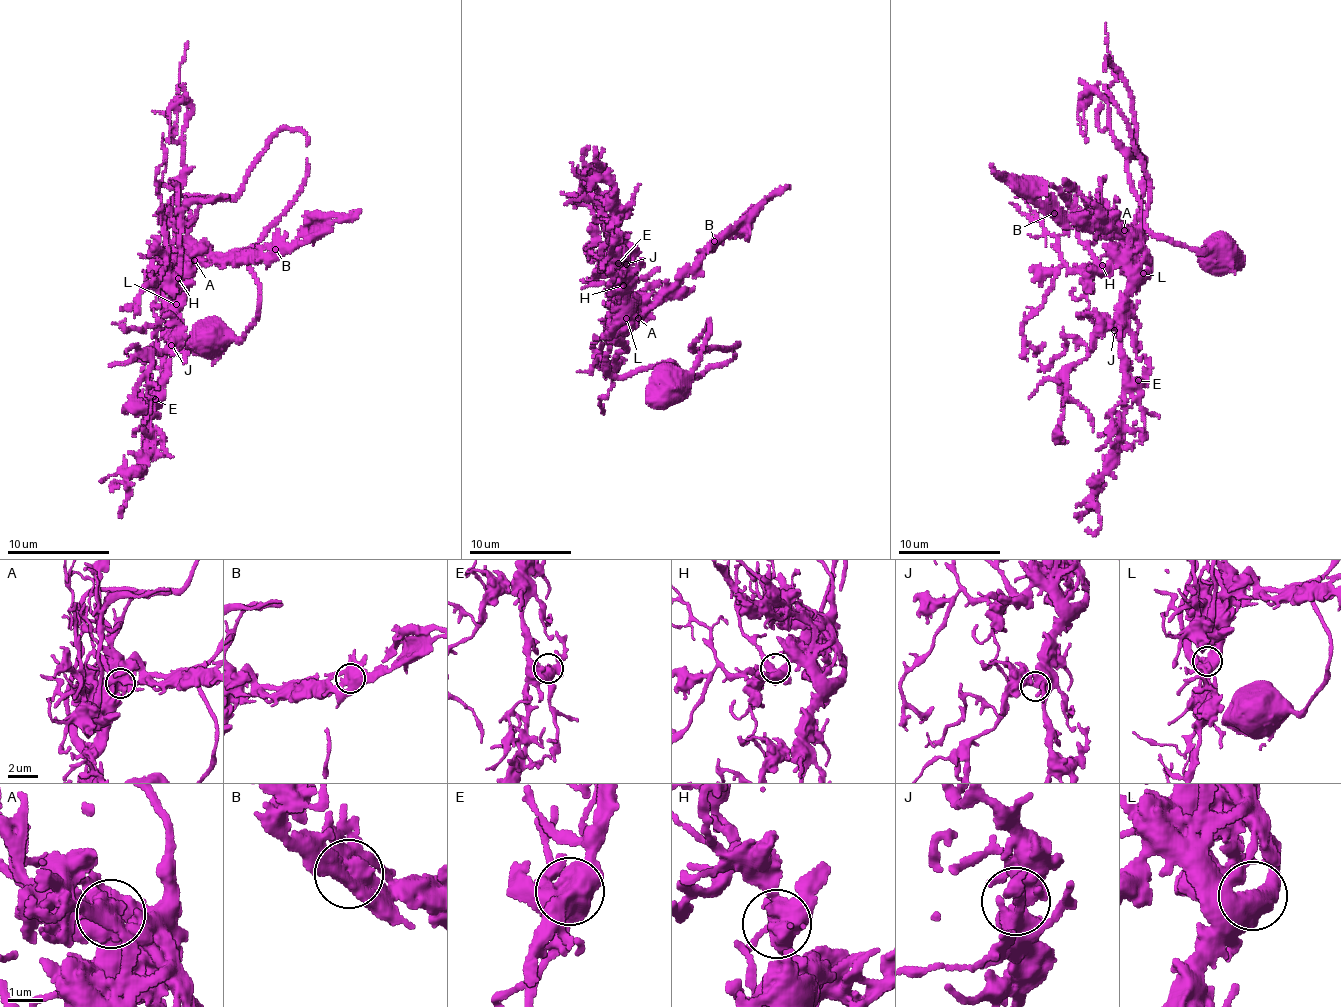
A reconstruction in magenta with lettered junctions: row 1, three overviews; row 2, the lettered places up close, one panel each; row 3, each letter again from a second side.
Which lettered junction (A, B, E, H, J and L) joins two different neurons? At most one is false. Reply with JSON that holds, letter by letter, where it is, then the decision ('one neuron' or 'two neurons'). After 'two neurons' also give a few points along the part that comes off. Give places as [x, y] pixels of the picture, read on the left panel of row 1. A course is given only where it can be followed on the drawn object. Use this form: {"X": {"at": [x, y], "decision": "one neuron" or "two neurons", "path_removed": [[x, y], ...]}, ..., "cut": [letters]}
{"A": {"at": [194, 260], "decision": "one neuron"}, "B": {"at": [275, 249], "decision": "one neuron"}, "E": {"at": [155, 399], "decision": "one neuron"}, "H": {"at": [178, 278], "decision": "one neuron"}, "J": {"at": [171, 345], "decision": "one neuron"}, "L": {"at": [176, 304], "decision": "one neuron"}, "cut": []}

